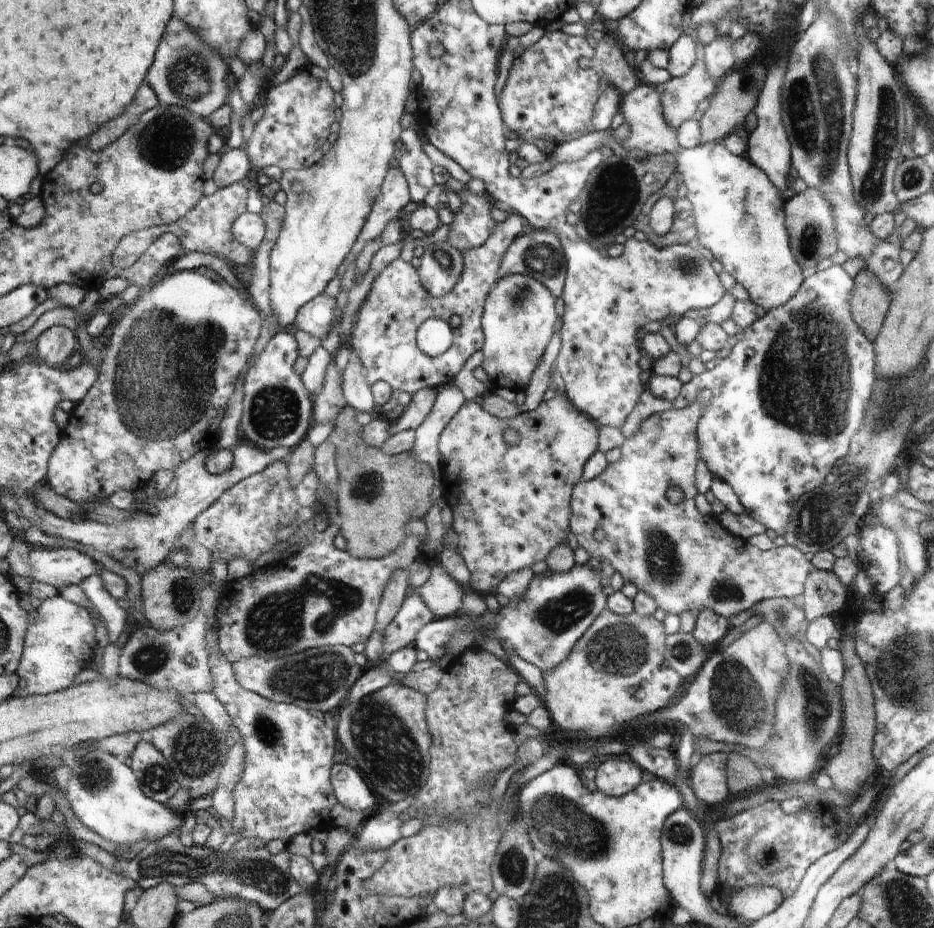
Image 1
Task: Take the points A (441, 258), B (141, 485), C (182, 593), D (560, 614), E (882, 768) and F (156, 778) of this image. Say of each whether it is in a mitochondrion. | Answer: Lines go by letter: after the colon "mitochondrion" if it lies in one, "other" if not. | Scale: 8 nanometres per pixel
A: mitochondrion
B: other
C: mitochondrion
D: mitochondrion
E: other
F: mitochondrion

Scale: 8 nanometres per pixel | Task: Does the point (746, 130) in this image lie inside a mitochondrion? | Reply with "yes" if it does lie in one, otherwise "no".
no

